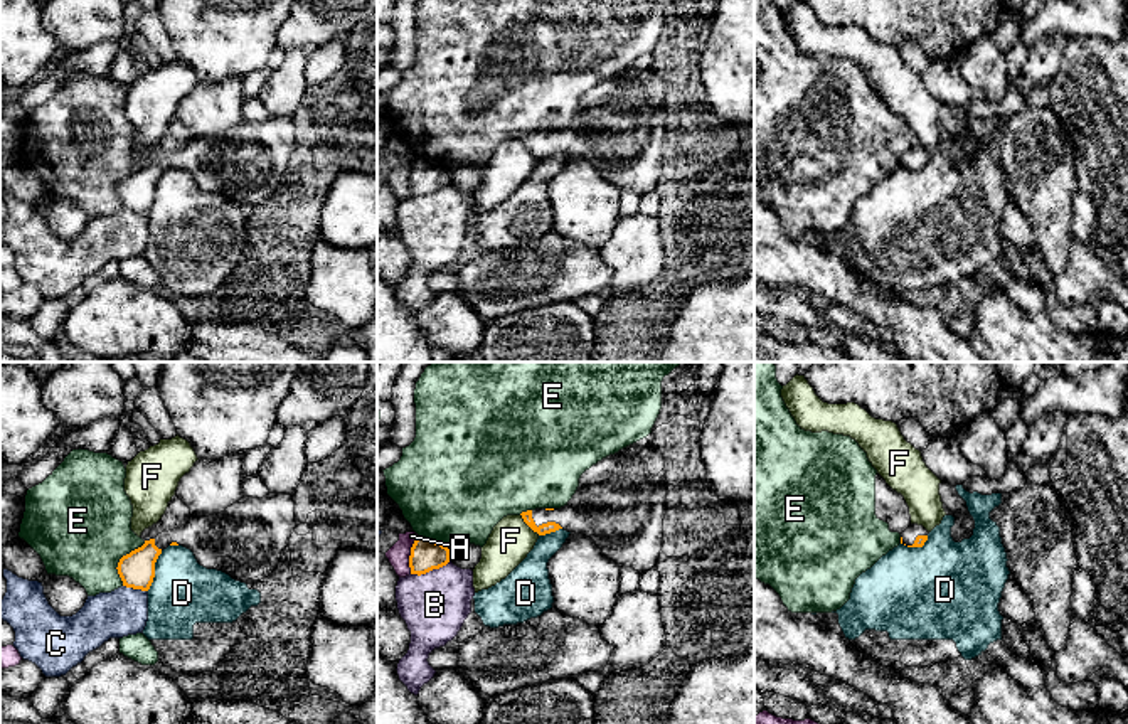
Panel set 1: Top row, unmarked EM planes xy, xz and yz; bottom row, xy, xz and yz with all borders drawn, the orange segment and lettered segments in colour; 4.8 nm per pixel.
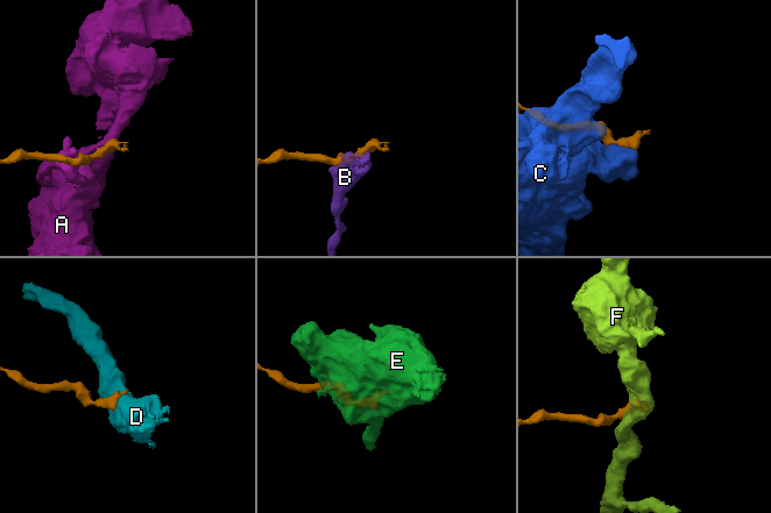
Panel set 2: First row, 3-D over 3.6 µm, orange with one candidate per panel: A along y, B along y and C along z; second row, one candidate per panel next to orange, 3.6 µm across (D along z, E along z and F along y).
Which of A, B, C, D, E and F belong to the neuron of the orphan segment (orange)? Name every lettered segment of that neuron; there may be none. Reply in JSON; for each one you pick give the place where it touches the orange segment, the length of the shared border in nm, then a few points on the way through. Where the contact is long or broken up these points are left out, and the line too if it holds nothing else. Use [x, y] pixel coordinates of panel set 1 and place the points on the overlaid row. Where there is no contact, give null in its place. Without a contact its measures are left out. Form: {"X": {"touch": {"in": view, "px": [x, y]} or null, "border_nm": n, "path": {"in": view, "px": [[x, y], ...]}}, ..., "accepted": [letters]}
{"accepted": []}

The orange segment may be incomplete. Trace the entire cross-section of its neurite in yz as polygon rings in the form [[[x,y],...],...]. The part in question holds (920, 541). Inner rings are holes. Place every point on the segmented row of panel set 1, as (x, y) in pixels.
[[[911,524],[902,534],[901,534],[901,544],[907,547],[923,547],[928,540],[928,530],[923,525]]]

